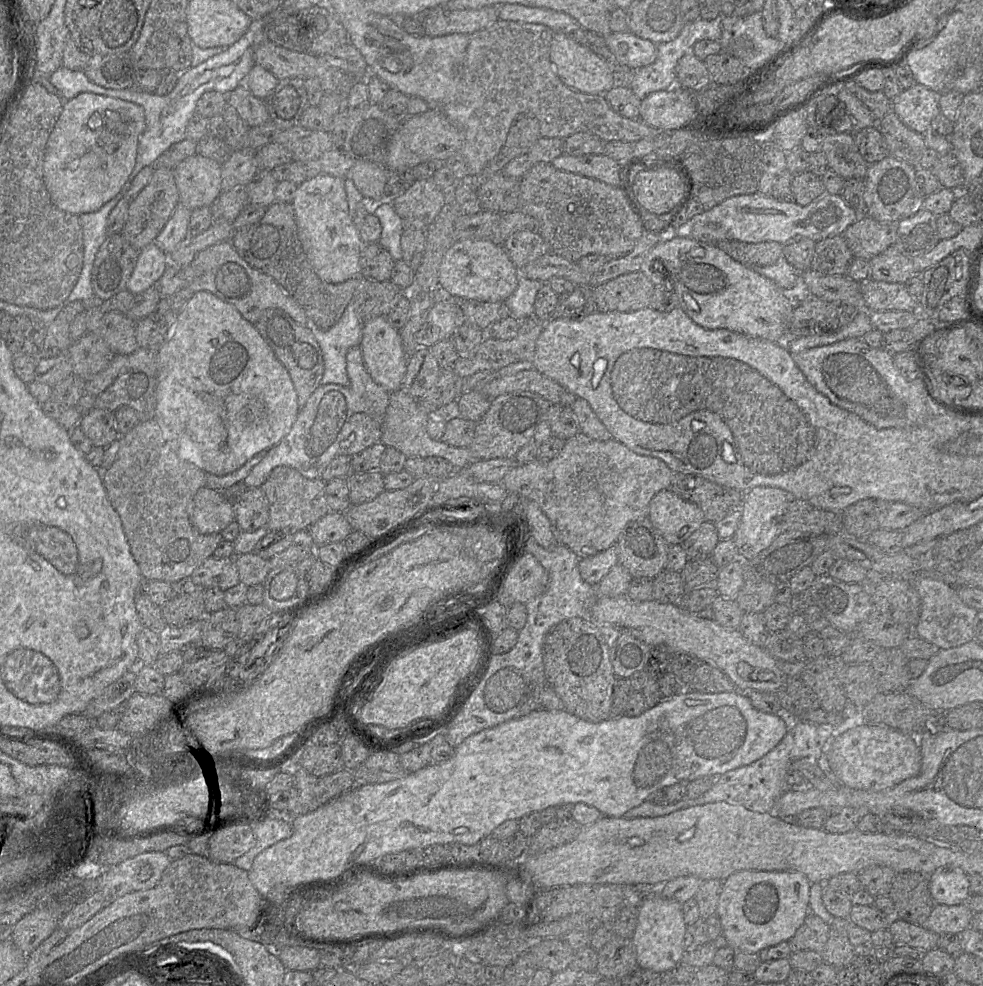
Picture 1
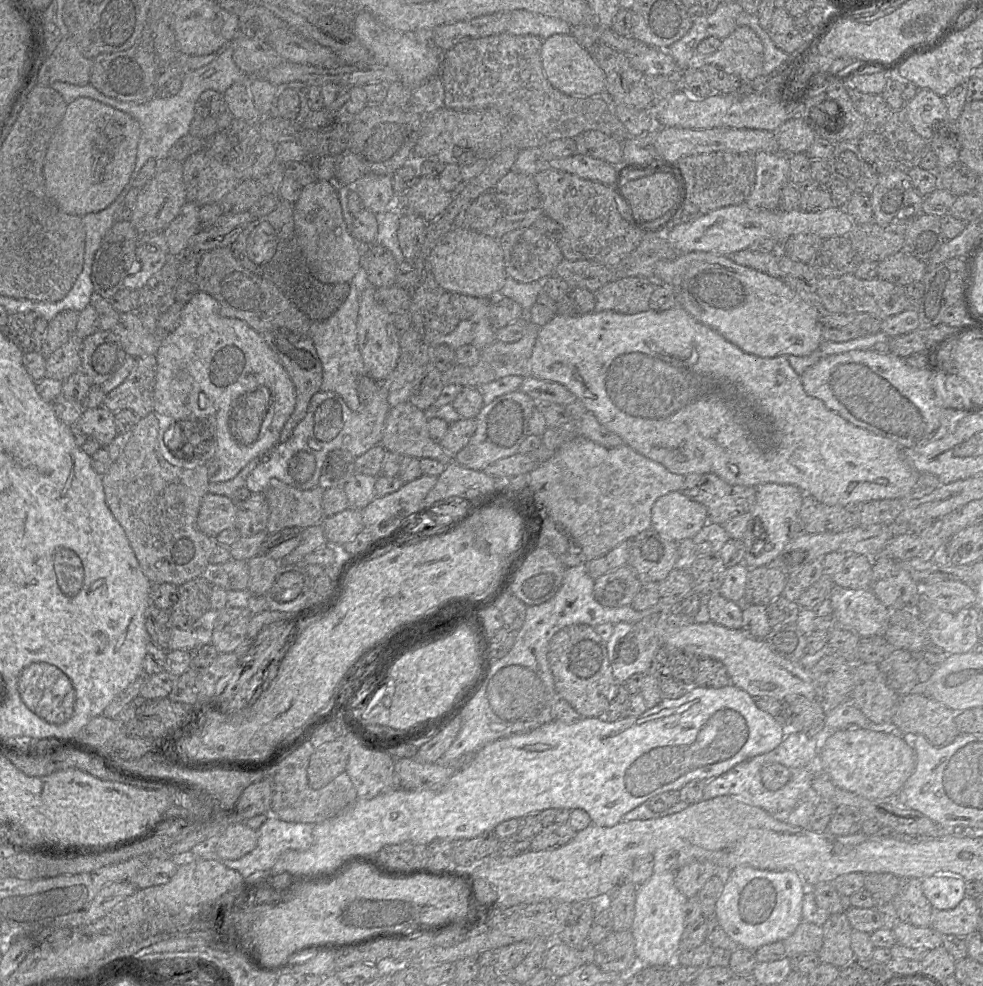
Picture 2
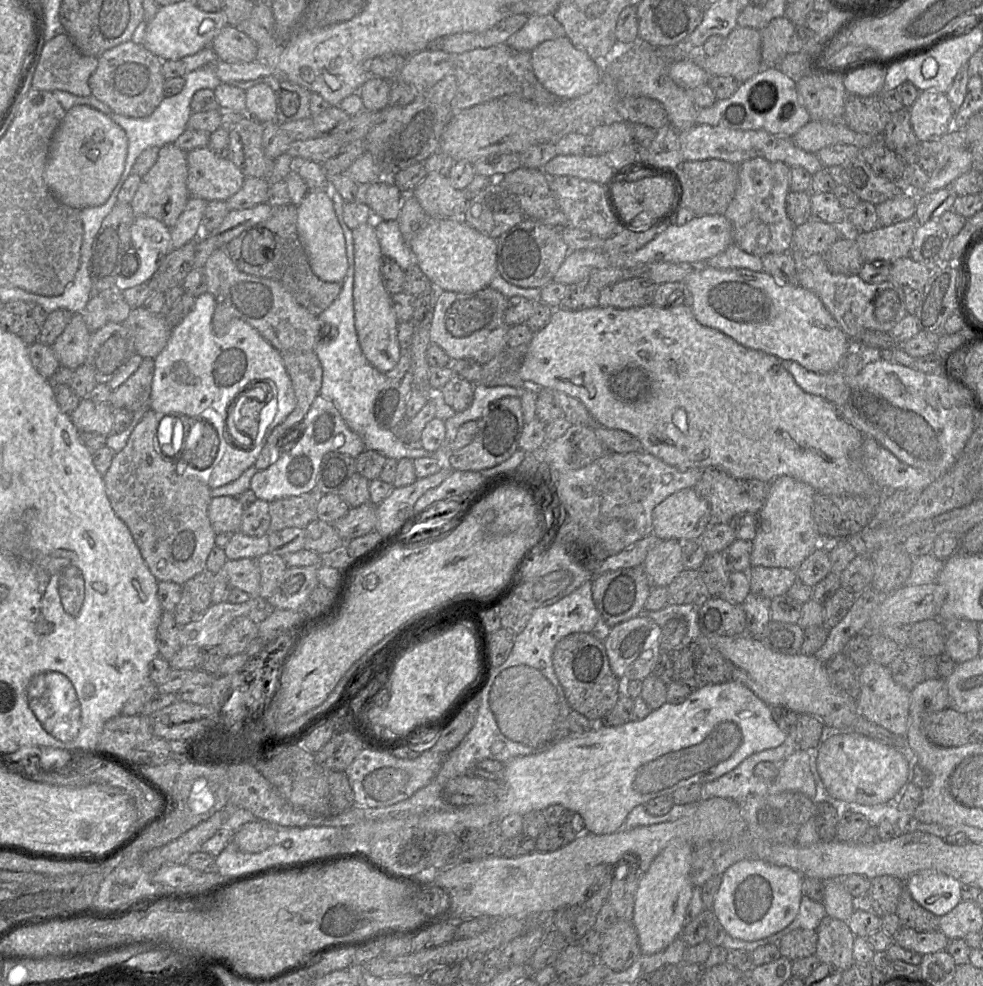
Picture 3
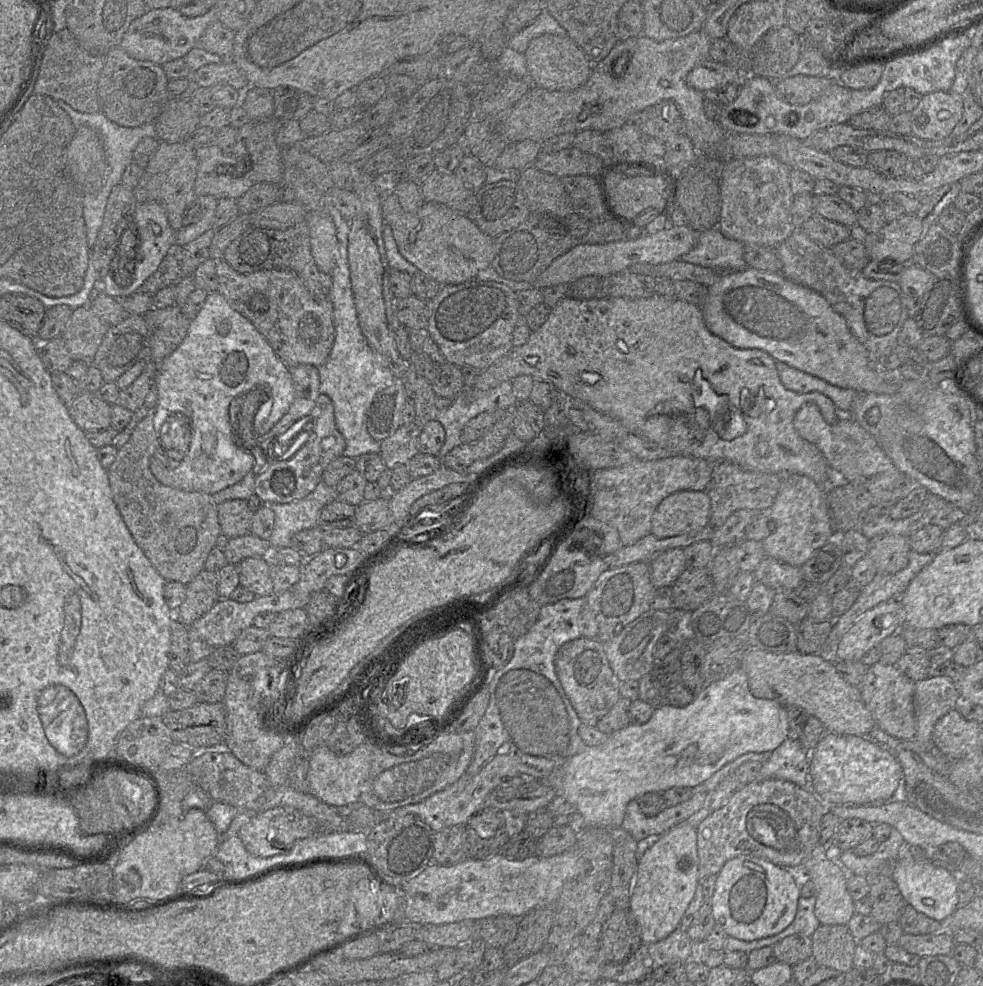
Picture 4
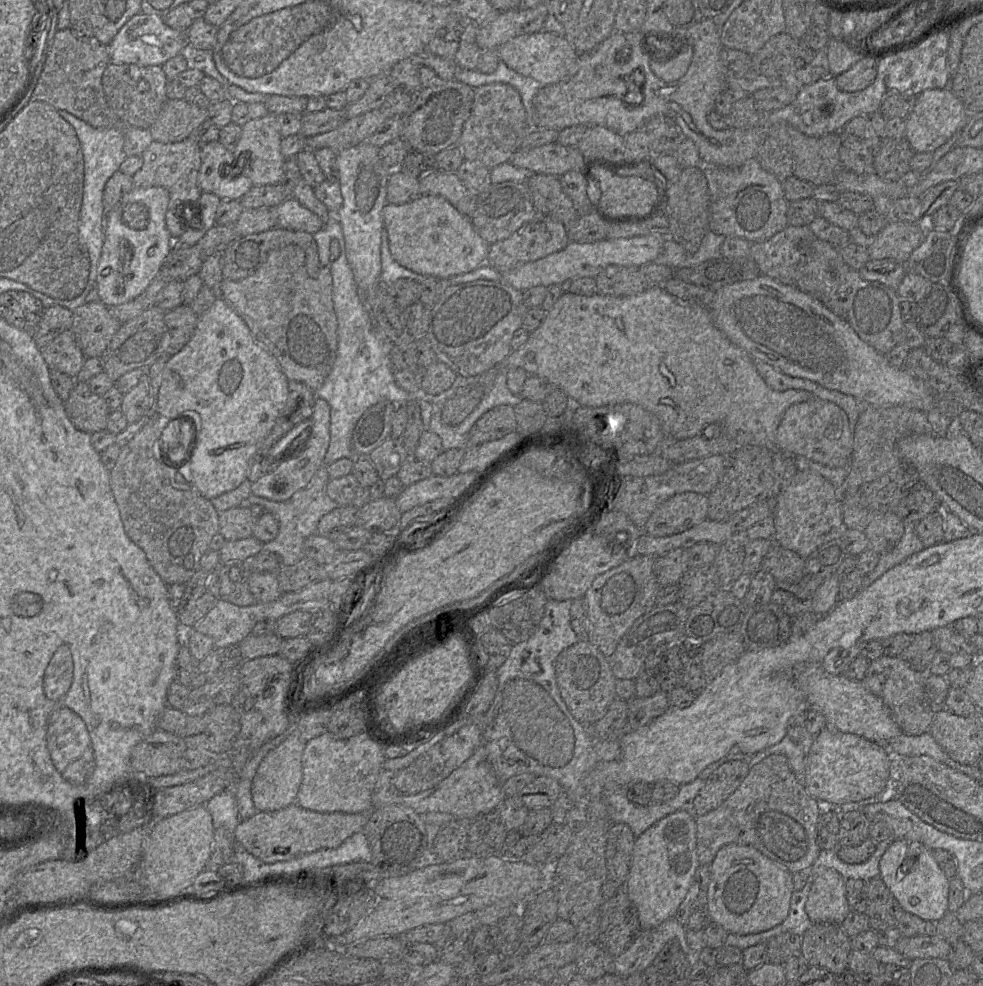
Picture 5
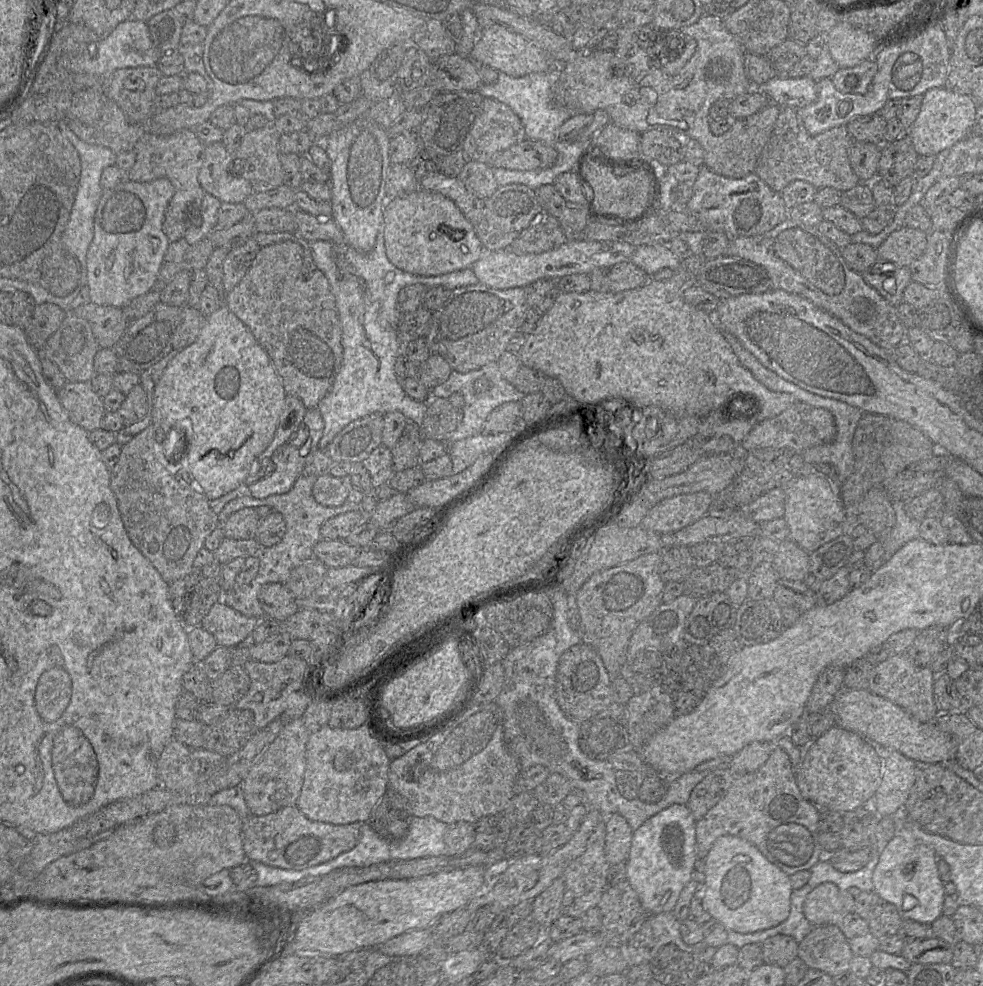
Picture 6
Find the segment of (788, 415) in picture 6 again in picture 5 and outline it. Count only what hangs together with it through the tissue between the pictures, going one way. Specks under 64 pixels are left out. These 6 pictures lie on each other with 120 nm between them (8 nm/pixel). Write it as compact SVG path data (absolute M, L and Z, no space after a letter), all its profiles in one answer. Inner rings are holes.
M814 398L791 405L776 431L775 447L802 460L829 467L849 466L853 452L853 433L847 414L833 402Z

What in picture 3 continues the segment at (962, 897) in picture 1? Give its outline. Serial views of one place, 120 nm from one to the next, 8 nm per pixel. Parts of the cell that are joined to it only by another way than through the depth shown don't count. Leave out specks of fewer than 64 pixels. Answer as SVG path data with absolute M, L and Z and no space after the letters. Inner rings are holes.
M933 871L914 873L905 881L912 898L925 910L942 917L961 900L961 884L954 878Z

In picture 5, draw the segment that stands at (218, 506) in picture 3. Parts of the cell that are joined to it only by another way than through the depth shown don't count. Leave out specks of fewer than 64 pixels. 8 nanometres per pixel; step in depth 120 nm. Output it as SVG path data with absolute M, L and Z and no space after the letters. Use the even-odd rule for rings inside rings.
M233 507L219 513L219 533L227 541L236 541L253 536L256 519L250 508Z

